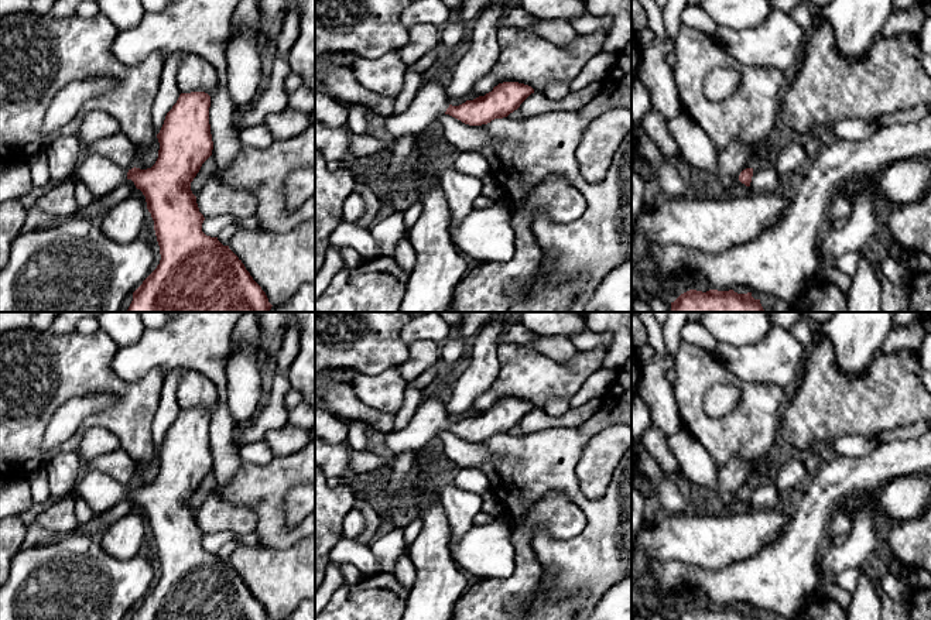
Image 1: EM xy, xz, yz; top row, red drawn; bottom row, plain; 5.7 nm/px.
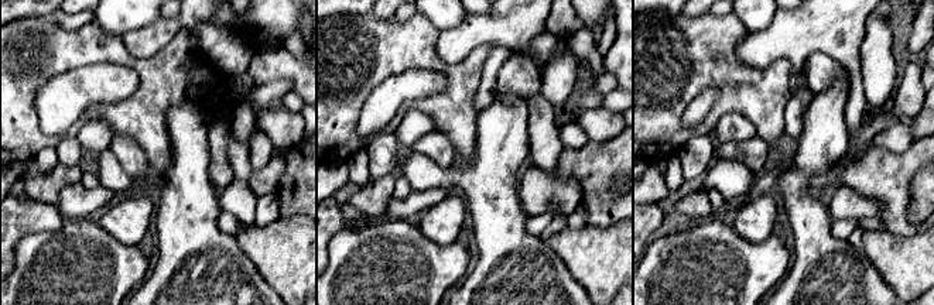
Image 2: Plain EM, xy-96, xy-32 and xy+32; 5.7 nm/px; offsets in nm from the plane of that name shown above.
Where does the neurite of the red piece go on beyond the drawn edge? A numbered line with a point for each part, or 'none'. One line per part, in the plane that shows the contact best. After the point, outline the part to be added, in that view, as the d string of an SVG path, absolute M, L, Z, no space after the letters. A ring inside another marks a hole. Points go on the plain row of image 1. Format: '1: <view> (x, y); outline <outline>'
1: xy (99, 490); outline M83 470L72 493L75 500L83 499L89 504L93 515L126 501L127 489L100 470Z

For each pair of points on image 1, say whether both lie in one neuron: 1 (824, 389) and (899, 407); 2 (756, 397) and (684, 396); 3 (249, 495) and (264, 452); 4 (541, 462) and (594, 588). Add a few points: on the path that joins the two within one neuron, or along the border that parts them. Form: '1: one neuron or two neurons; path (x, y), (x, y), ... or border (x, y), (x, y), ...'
1: one neuron; path (842, 403), (880, 403)
2: one neuron; path (738, 417), (731, 424), (708, 424), (700, 415)
3: two neurons; border (276, 458), (266, 465), (243, 463)
4: one neuron; path (572, 492), (594, 513), (594, 557)

